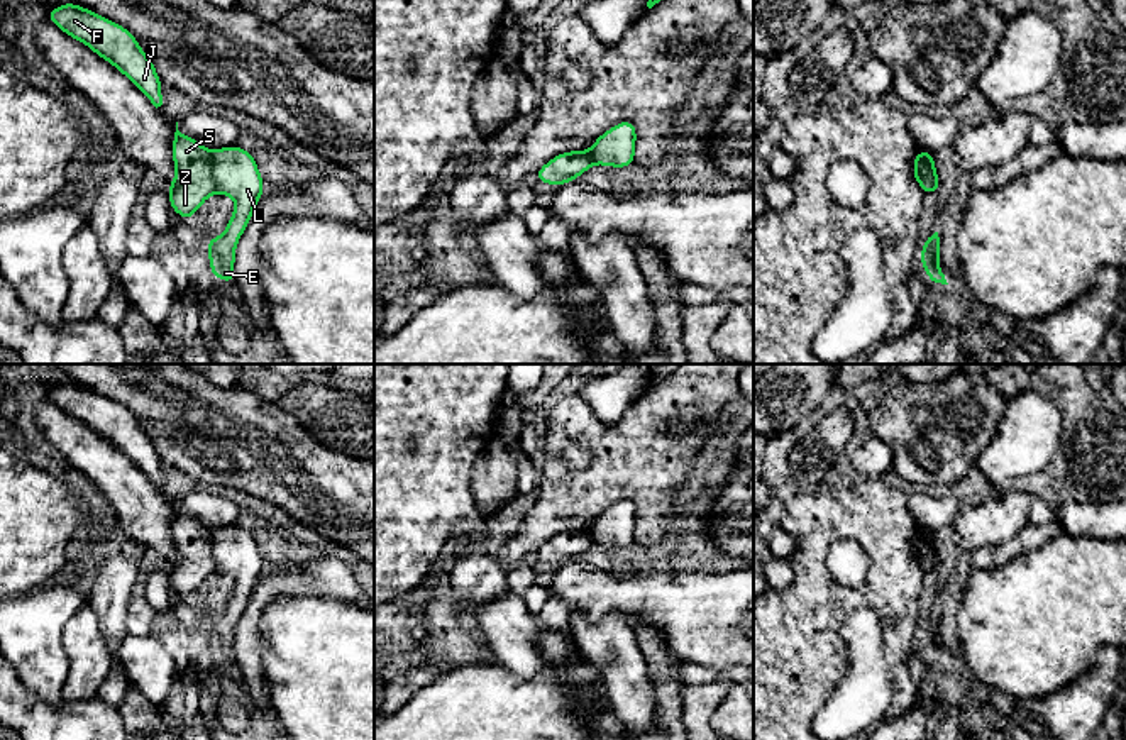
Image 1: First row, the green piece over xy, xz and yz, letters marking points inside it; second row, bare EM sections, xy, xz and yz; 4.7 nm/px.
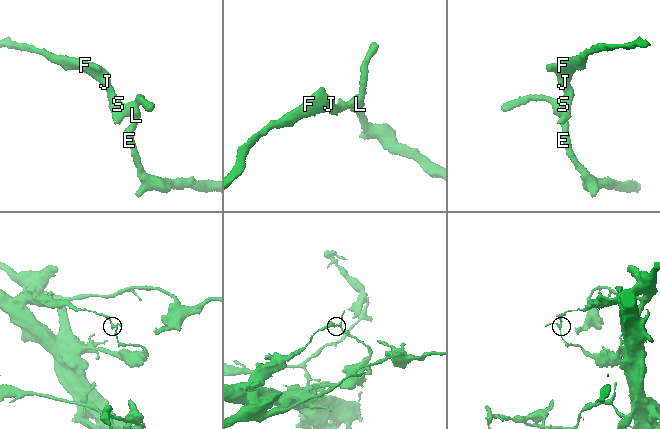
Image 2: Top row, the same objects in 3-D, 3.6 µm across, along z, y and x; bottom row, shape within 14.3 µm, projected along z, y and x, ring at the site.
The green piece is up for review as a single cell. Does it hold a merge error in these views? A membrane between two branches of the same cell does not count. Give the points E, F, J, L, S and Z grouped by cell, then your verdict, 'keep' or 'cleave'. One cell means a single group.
E L / F J S Z | cleave

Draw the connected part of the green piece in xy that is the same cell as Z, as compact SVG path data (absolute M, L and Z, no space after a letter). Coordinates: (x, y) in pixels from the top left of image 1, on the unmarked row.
M176 501L176 511L171 525L171 537L176 545L176 557L168 564L168 572L169 572L169 586L185 599L193 599L195 591L205 583L205 579L217 572L215 562L213 562L213 554L212 554L212 530L203 527L196 518L181 513L178 510L178 501Z

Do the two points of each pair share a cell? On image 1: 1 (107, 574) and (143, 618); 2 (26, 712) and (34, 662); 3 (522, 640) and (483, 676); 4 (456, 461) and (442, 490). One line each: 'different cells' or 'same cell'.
1: different cells
2: different cells
3: different cells
4: same cell

